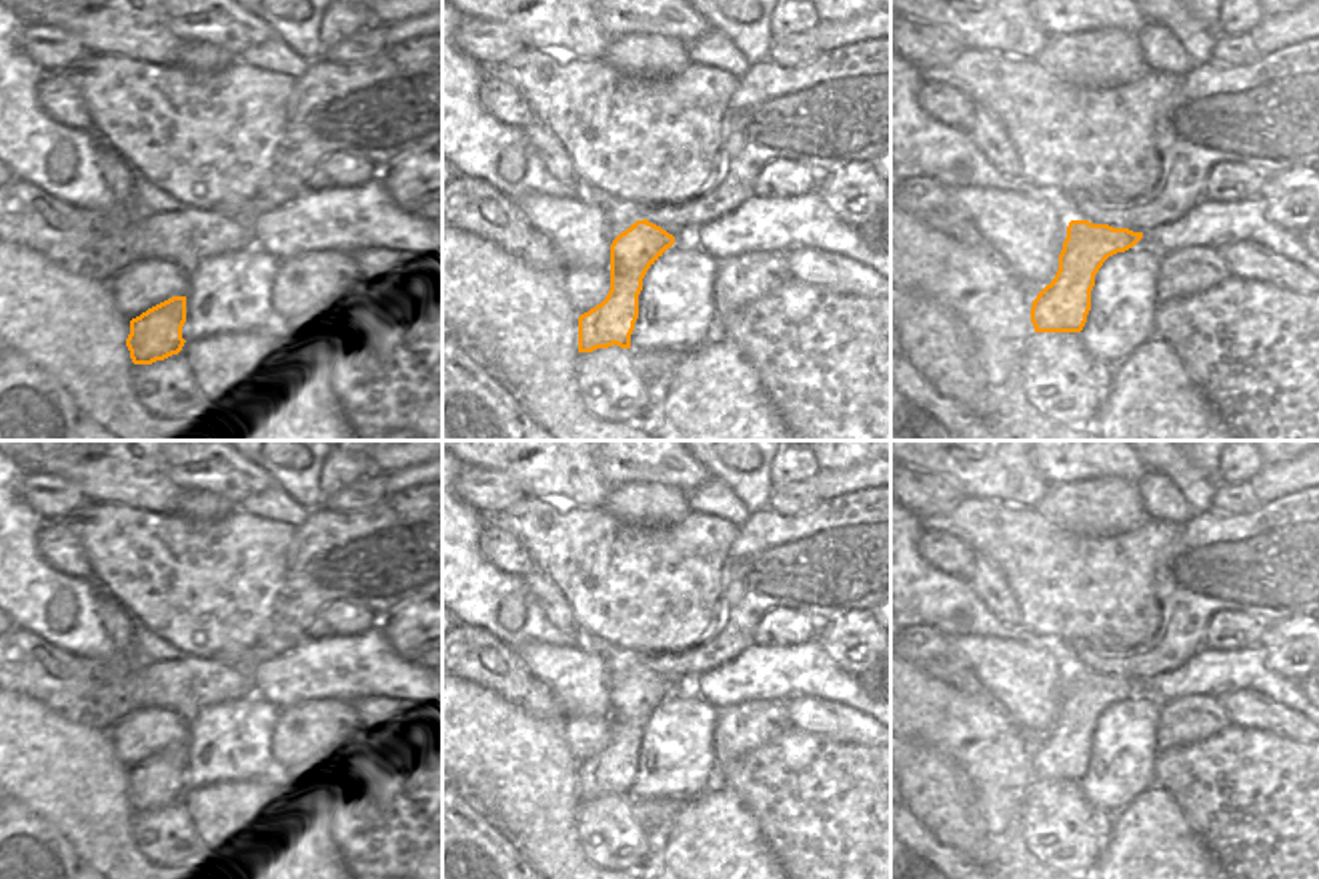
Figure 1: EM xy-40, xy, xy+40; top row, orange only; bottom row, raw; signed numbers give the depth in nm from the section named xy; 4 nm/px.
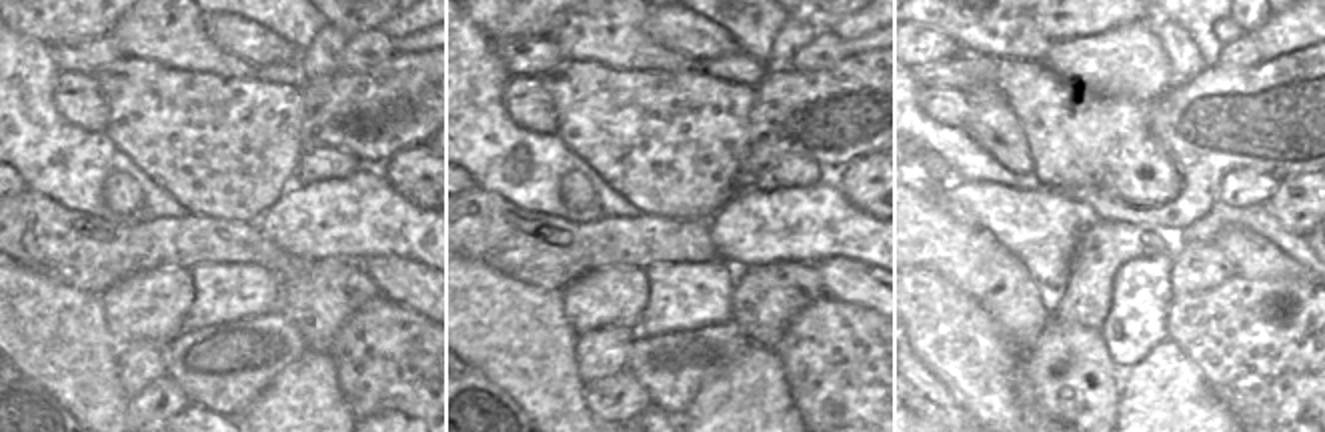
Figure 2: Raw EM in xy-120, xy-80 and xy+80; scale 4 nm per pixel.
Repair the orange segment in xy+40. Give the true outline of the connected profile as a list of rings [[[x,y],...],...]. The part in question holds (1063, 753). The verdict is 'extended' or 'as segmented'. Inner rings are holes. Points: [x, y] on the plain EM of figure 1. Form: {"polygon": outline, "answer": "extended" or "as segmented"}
{"polygon": [[[1071,669],[1055,727],[1031,755],[1035,781],[1081,781],[1091,759],[1095,723],[1103,711],[1133,697],[1143,681]]], "answer": "as segmented"}

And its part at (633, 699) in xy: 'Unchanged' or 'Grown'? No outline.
Unchanged.

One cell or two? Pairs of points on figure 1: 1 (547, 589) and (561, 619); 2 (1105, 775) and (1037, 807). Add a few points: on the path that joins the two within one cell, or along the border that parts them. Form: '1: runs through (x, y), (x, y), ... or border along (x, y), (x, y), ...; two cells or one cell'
1: runs through (549, 597), (557, 611); one cell
2: border along (1077, 781), (1079, 789), (1109, 817); two cells

